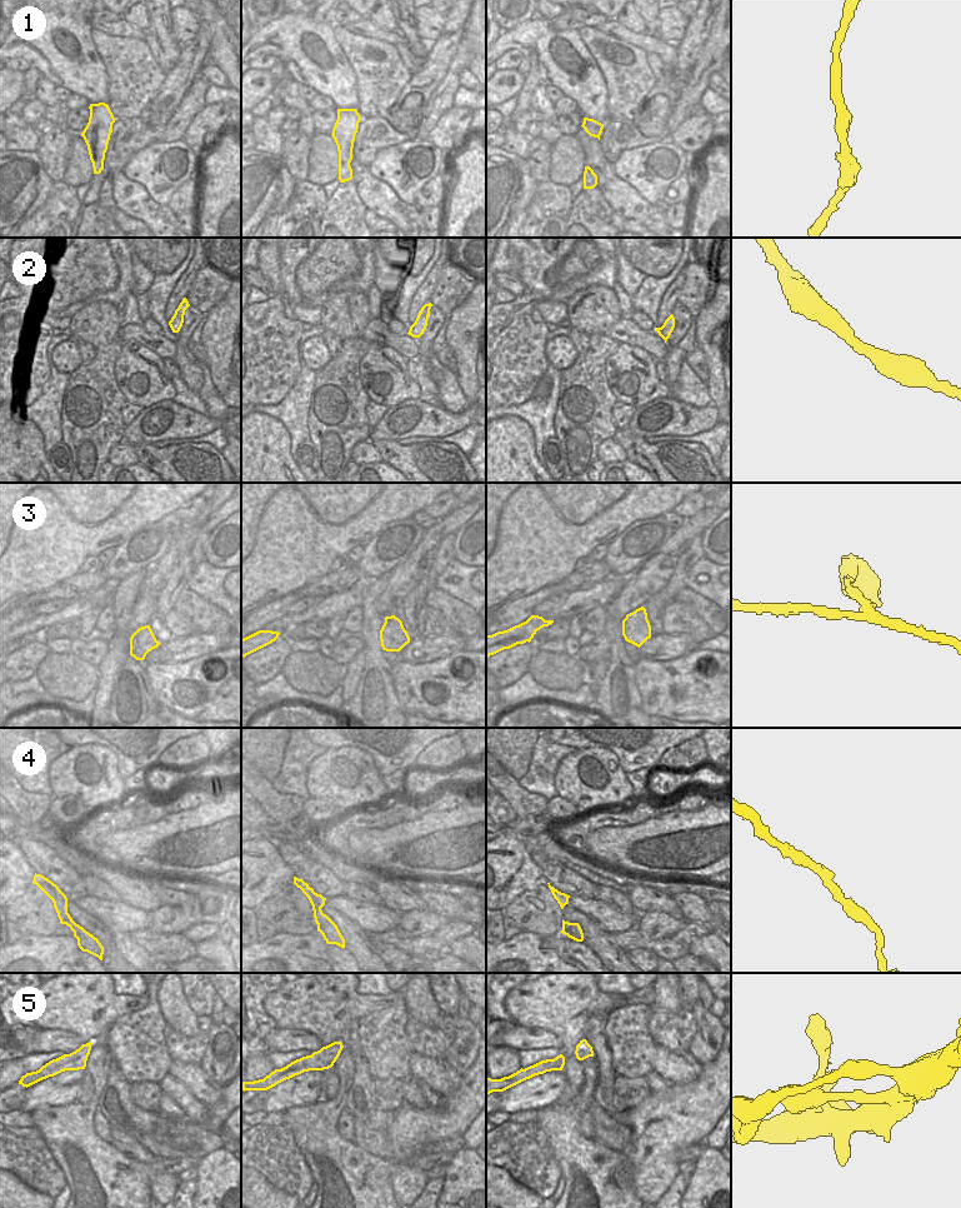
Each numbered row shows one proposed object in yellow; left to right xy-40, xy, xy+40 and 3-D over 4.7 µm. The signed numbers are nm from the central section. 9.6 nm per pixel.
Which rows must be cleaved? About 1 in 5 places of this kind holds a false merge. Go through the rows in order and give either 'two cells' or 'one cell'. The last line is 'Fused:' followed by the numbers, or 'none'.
1: one cell
2: one cell
3: one cell
4: one cell
5: one cell
Fused: none

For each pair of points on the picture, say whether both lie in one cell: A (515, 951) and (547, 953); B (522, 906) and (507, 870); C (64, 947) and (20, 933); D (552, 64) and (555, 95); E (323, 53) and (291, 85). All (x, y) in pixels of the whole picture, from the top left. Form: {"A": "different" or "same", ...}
{"A": "same", "B": "different", "C": "different", "D": "different", "E": "different"}

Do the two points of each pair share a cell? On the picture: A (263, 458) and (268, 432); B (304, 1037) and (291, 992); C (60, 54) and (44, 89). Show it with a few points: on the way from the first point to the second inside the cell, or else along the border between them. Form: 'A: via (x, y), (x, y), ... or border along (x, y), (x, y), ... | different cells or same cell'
A: via (263, 452), (263, 438) | same cell
B: border along (276, 1026), (305, 1029), (313, 1033), (323, 1046) | different cells
C: border along (41, 76), (56, 85) | different cells

